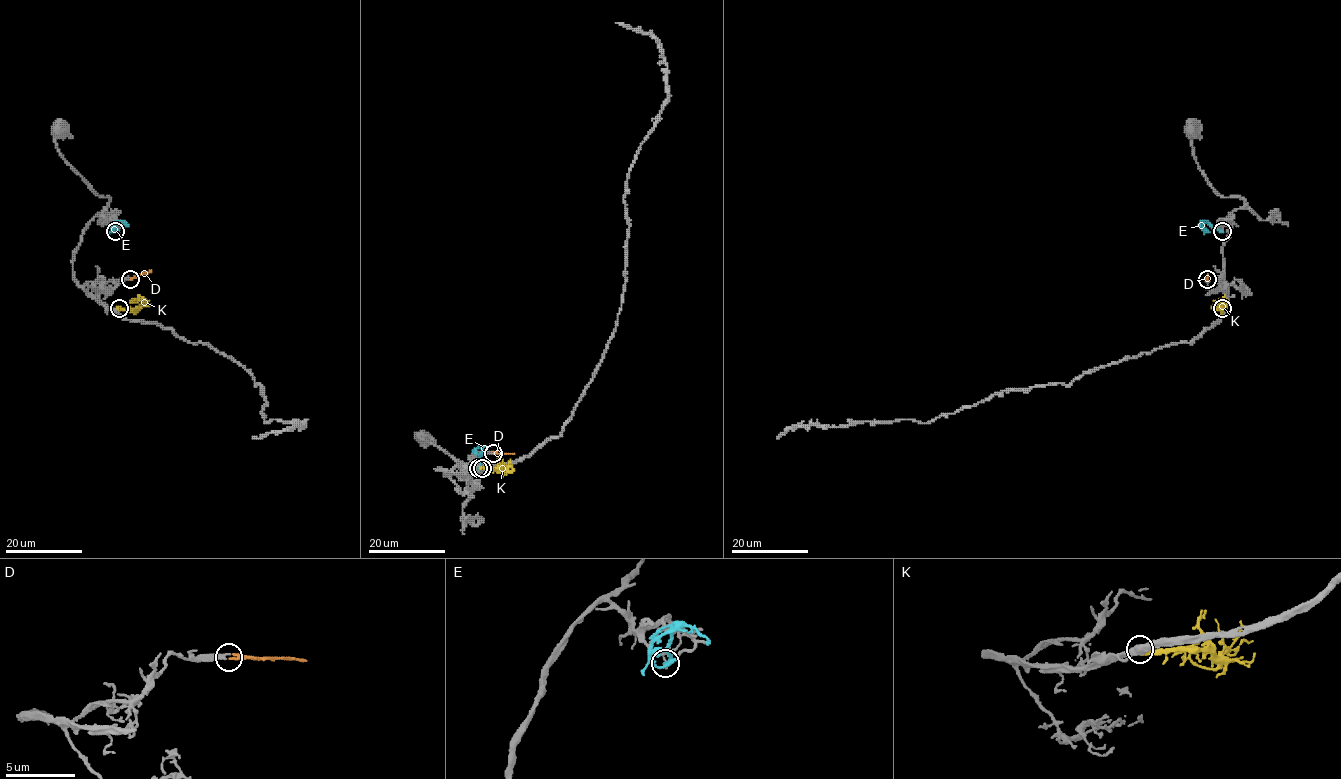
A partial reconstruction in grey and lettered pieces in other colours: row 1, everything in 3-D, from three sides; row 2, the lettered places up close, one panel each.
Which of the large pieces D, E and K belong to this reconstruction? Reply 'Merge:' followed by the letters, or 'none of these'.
Merge: D

